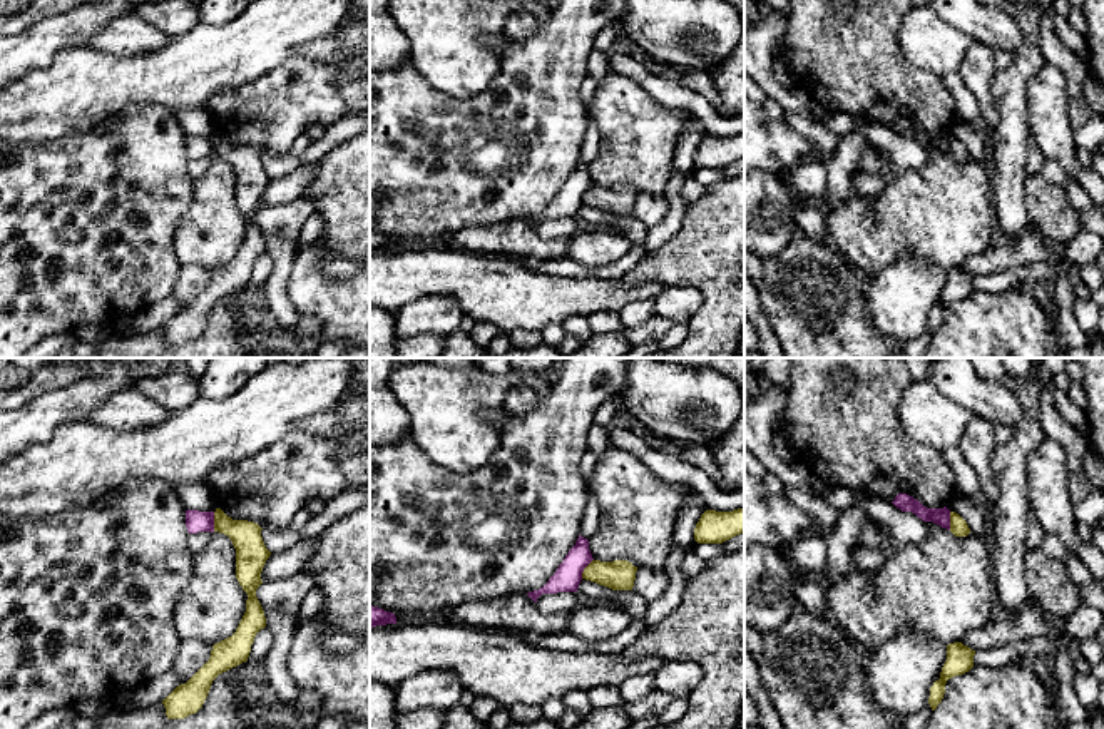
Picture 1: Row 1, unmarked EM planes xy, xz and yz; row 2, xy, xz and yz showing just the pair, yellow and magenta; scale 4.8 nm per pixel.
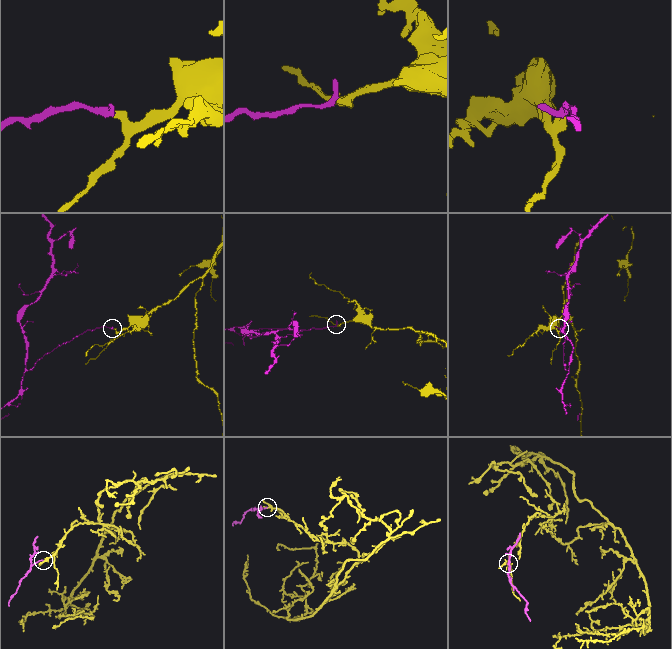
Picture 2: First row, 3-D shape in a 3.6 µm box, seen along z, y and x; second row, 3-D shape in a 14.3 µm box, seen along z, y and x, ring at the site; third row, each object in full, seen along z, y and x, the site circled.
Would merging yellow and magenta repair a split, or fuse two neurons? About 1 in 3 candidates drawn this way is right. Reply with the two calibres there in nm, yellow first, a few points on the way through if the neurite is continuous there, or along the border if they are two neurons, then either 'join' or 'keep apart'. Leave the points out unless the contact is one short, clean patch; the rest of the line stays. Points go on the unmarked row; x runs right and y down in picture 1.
calibres 160 and 100 nm; border xy (213, 137), (214, 156); keep apart

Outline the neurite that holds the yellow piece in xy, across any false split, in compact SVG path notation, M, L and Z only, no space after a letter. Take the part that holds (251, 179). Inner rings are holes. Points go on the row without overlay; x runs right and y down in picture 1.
M221 134L214 137L214 157L227 161L236 174L236 204L248 219L246 237L236 257L212 271L209 286L162 326L167 344L196 339L202 333L212 306L246 288L256 259L266 252L256 216L263 209L261 197L271 177L263 167L261 155L254 147L233 145Z

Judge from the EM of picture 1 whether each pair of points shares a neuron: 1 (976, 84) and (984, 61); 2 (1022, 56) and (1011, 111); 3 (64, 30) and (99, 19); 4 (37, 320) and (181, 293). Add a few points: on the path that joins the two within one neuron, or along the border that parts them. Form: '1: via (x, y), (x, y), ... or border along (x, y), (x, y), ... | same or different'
1: via (977, 79), (979, 66) | same
2: via (1022, 69), (1011, 82), (1011, 97) | same
3: via (72, 29), (91, 19) | same
4: border along (183, 266), (171, 293) | different

